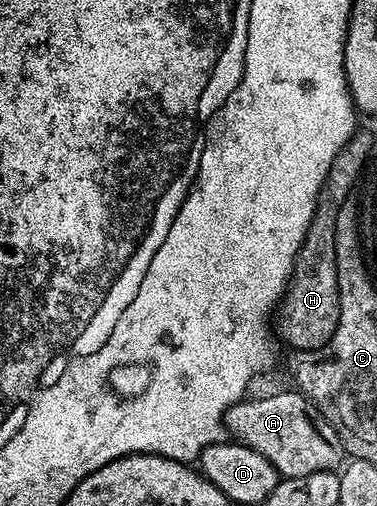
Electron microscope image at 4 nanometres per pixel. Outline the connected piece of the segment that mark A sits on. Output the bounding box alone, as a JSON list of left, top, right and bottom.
[226,393,345,478]

